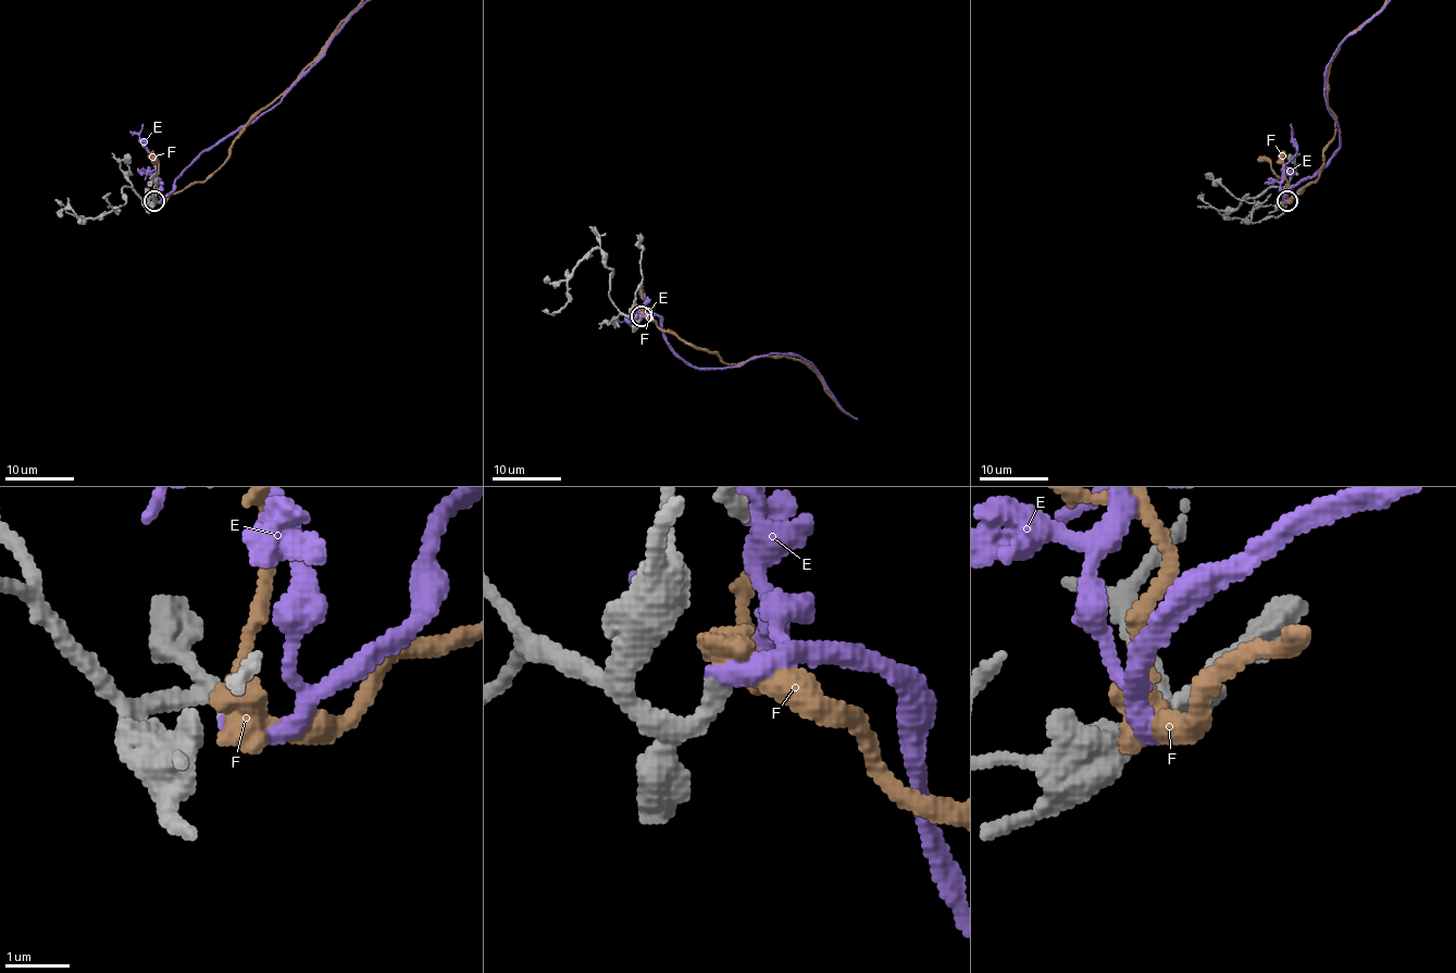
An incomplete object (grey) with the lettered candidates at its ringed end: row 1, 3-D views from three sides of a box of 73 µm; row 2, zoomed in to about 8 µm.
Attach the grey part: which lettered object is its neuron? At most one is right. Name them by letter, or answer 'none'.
E

